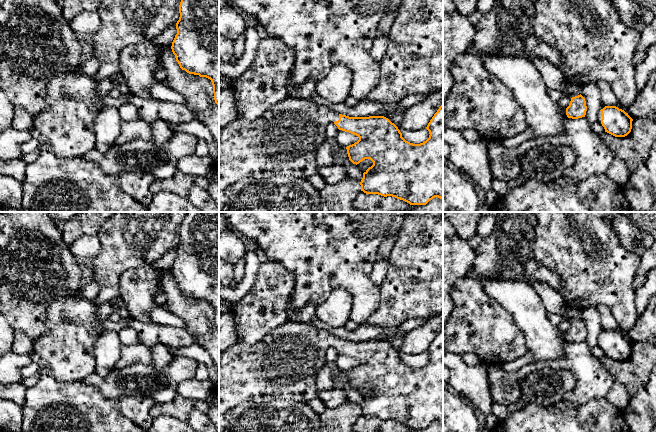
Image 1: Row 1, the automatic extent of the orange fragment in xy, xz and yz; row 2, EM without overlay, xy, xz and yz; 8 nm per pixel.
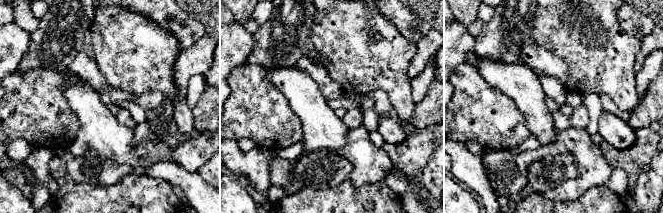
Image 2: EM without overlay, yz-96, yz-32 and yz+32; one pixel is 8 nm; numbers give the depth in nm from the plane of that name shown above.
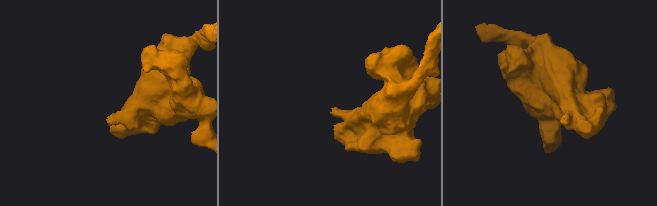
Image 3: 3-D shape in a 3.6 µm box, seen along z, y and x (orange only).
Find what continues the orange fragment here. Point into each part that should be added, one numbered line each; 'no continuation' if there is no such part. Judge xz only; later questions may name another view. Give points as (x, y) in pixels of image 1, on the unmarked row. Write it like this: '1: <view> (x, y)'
1: xz (283, 365)

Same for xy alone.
no continuation

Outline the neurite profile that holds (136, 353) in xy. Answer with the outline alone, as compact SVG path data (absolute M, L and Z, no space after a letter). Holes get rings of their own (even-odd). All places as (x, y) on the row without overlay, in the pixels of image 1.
M144 344L122 345L119 360L114 368L122 369L132 364L153 365L153 357L149 346Z

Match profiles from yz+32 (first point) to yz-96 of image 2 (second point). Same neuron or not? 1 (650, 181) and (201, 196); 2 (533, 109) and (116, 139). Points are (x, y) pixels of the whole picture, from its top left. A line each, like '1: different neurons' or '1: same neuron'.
1: different neurons
2: same neuron

